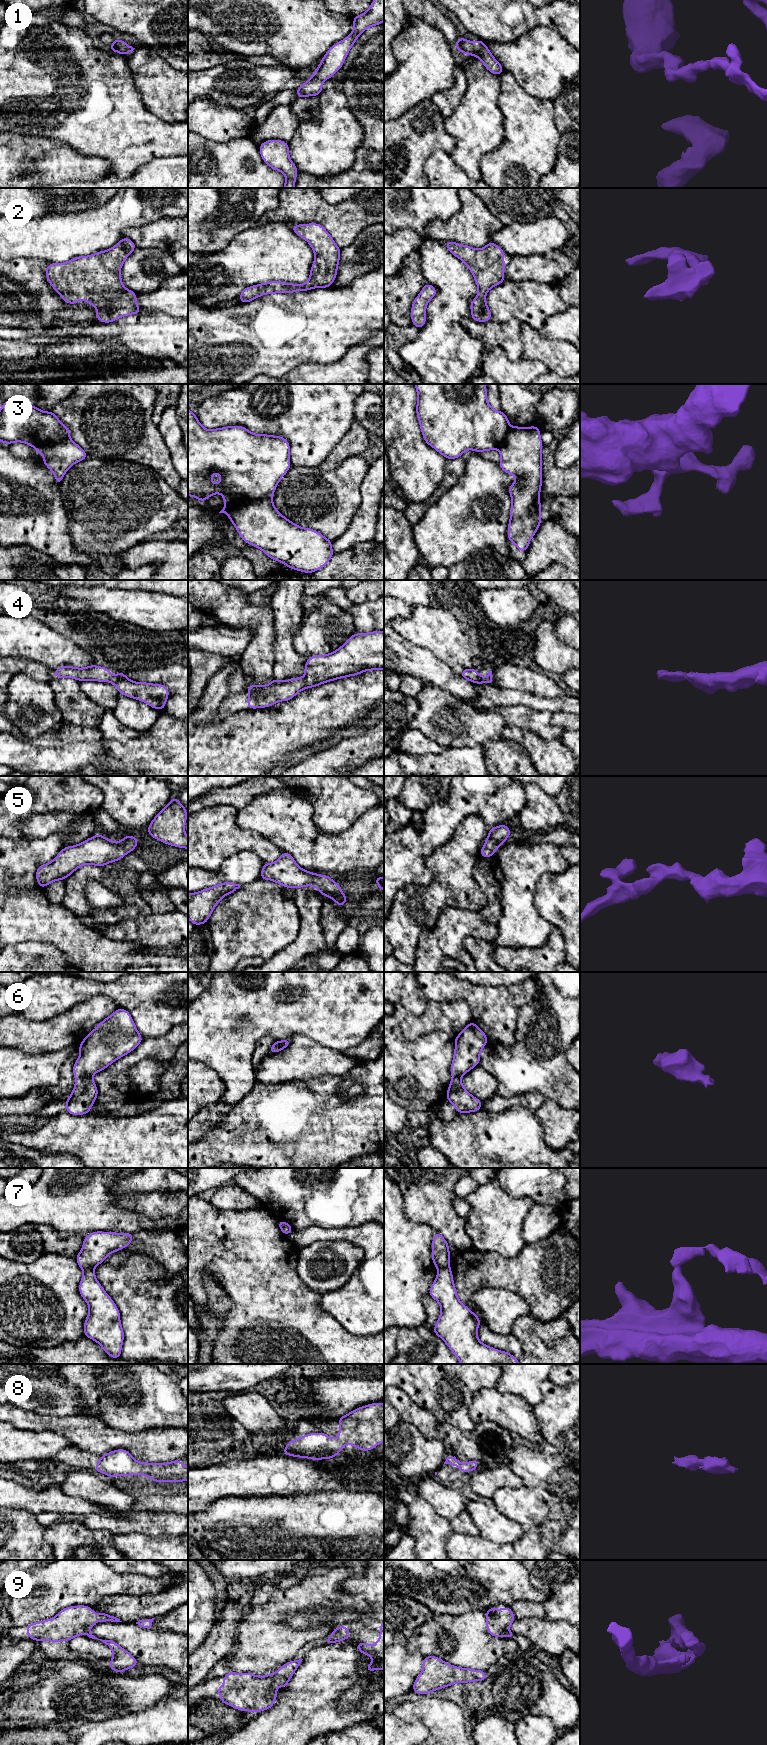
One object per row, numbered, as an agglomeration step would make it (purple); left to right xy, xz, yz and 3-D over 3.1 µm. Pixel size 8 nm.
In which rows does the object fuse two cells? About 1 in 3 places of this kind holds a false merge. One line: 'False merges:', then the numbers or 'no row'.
False merges: 3, 7

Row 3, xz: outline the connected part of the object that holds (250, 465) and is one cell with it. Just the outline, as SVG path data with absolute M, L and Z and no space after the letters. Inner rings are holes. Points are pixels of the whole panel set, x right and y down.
M188 409L188 496L205 504L208 497L216 493L222 494L225 507L219 513L227 514L240 504L272 496L290 467L290 444L282 436L253 434L246 427L238 425L208 430L200 424L193 411ZM215 472L221 477L219 484L211 481L211 475Z

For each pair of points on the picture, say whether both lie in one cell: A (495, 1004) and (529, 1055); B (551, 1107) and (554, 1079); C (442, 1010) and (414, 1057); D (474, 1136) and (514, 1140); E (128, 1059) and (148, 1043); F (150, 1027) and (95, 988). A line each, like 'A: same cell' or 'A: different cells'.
A: different cells
B: different cells
C: different cells
D: same cell
E: same cell
F: same cell

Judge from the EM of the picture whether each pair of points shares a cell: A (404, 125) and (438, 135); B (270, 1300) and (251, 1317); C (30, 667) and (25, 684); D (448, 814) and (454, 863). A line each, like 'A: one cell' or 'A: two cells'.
A: one cell
B: one cell
C: two cells
D: two cells

